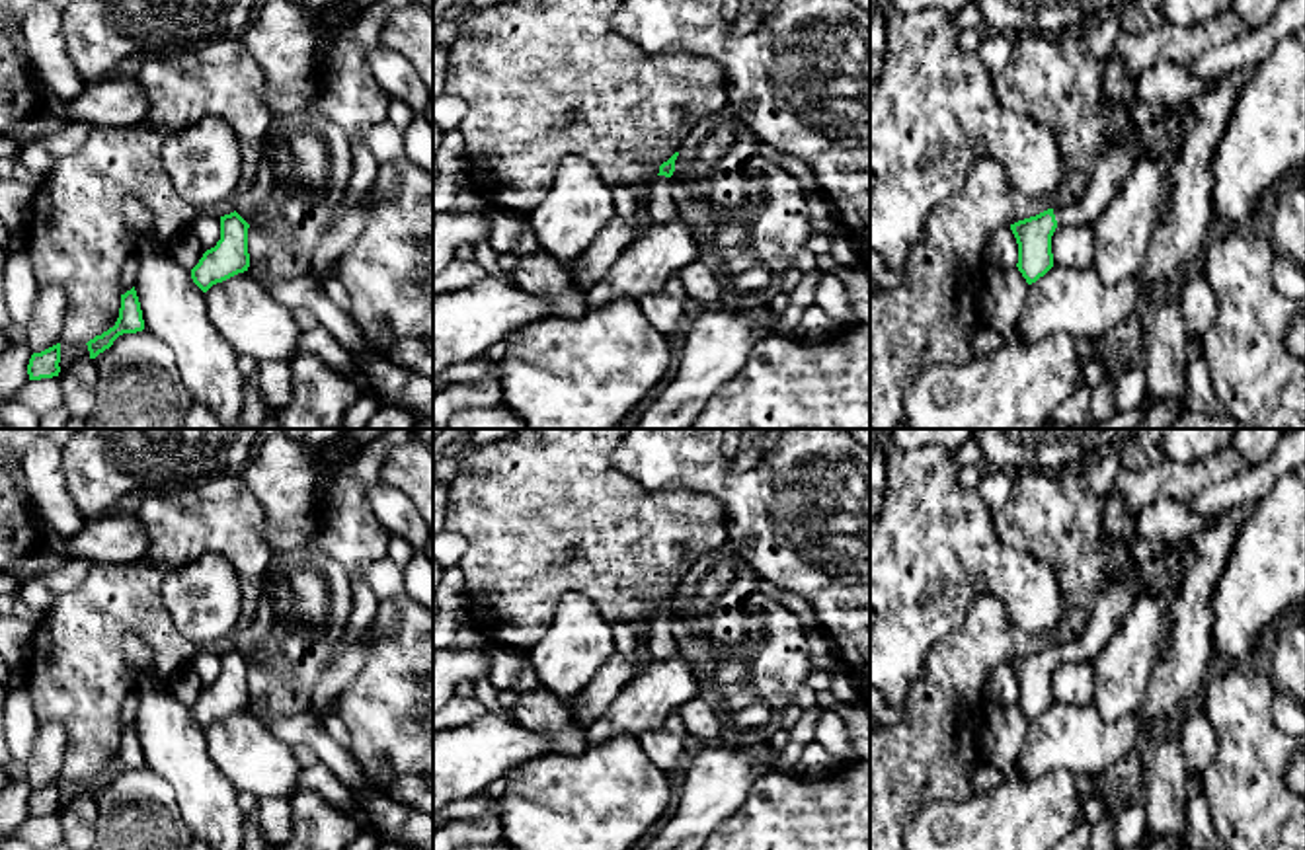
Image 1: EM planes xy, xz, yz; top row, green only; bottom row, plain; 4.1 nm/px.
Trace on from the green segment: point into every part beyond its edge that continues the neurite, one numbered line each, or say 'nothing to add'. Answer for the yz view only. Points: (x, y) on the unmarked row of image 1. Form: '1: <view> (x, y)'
1: yz (1122, 587)

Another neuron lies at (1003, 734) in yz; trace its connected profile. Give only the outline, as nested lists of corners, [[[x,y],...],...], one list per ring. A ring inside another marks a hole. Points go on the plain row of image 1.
[[[989,704],[981,729],[983,760],[1005,774],[1014,770],[1022,745],[1026,741],[1028,719],[1018,704]]]

